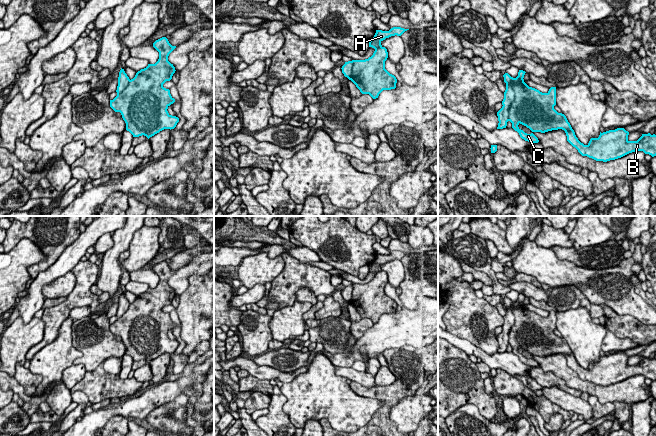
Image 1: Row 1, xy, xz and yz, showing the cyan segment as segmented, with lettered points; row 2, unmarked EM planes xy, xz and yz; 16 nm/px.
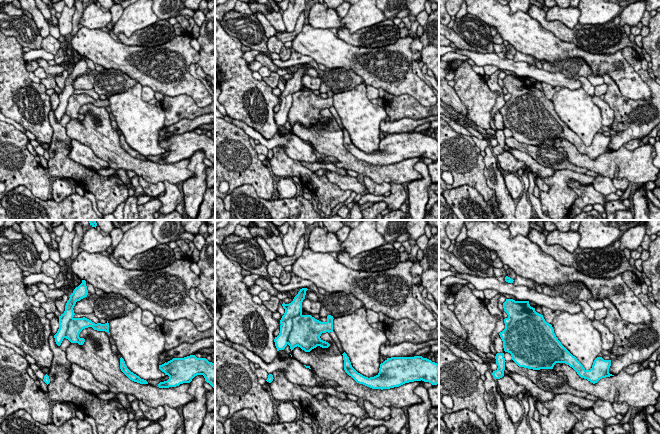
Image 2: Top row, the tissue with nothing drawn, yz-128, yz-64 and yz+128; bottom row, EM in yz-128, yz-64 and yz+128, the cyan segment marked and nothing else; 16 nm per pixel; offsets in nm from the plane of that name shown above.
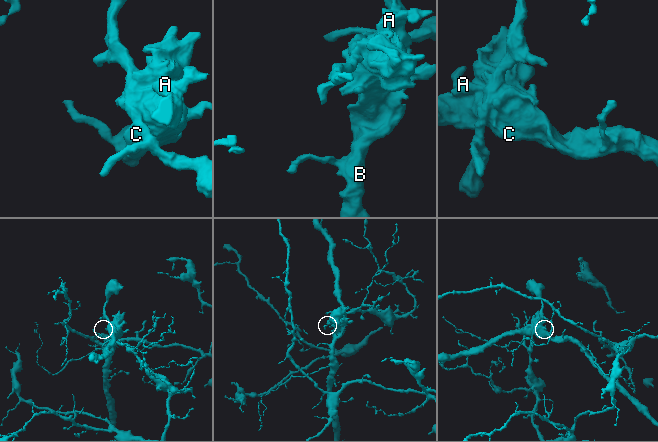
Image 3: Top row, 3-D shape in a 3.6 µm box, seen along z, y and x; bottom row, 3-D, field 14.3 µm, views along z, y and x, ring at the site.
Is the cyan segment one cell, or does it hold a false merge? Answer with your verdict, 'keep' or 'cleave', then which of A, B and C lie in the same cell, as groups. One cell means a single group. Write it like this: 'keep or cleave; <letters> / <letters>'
cleave; A / B C

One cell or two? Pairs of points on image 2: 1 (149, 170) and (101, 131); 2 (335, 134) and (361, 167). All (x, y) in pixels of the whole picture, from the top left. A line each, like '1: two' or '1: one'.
1: one
2: one

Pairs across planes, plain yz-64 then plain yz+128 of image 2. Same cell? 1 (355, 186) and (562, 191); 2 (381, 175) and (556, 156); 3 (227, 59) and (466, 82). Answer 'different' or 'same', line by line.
1: different
2: different
3: same

